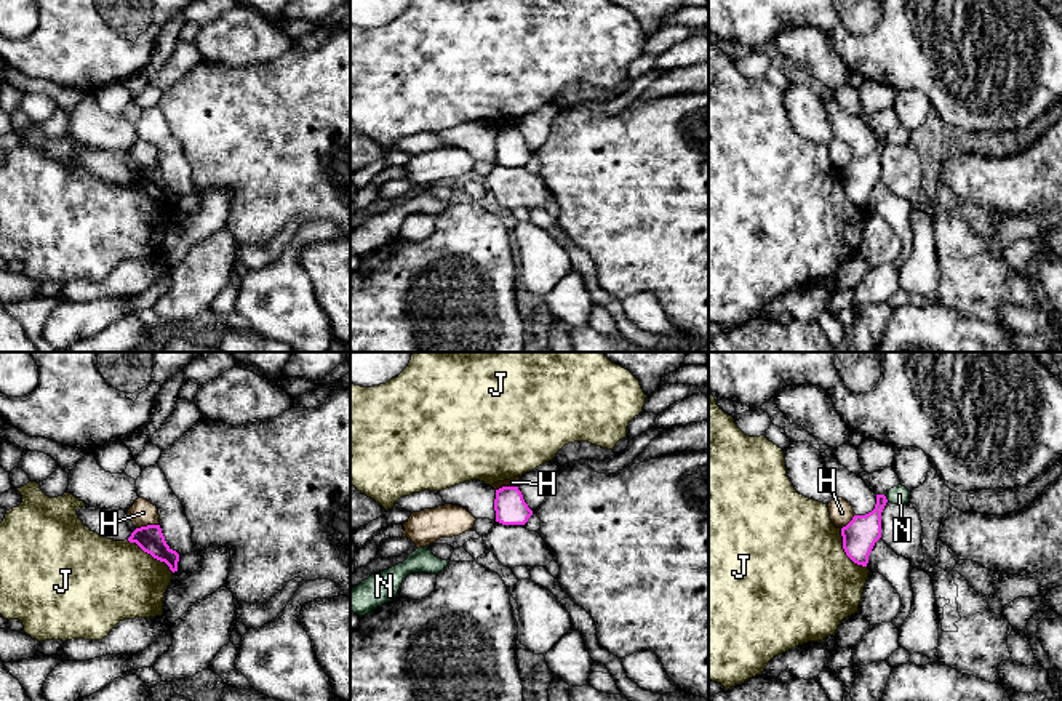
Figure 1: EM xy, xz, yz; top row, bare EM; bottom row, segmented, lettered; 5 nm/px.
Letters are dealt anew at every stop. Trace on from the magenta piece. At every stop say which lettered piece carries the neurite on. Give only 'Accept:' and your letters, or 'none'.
Accept: none

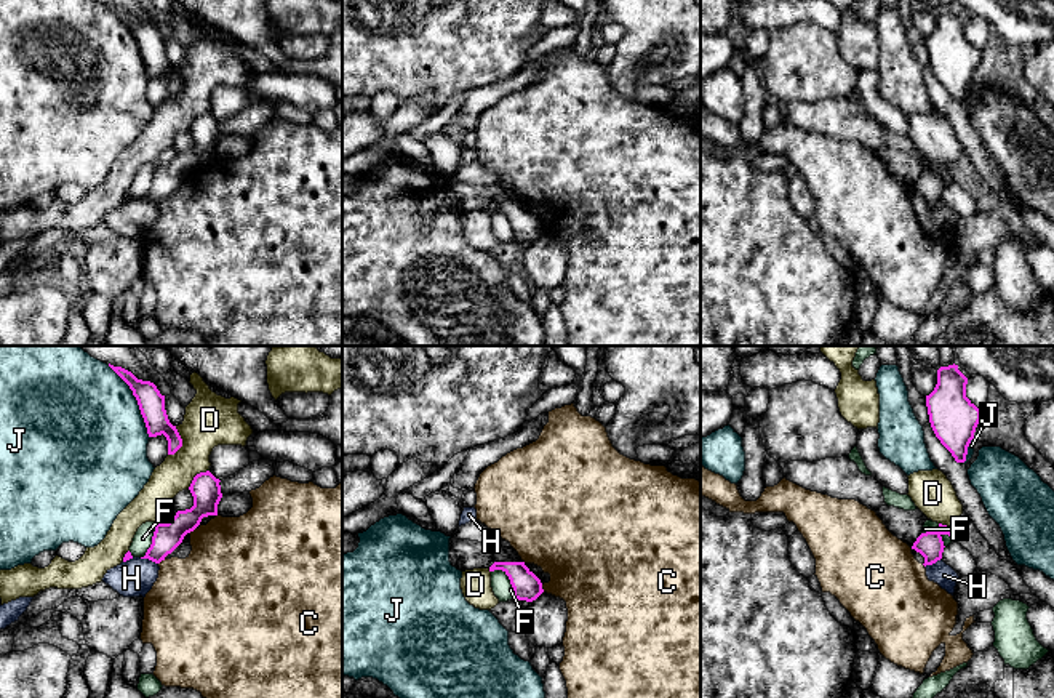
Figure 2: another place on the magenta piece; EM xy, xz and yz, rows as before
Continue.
Accept: none

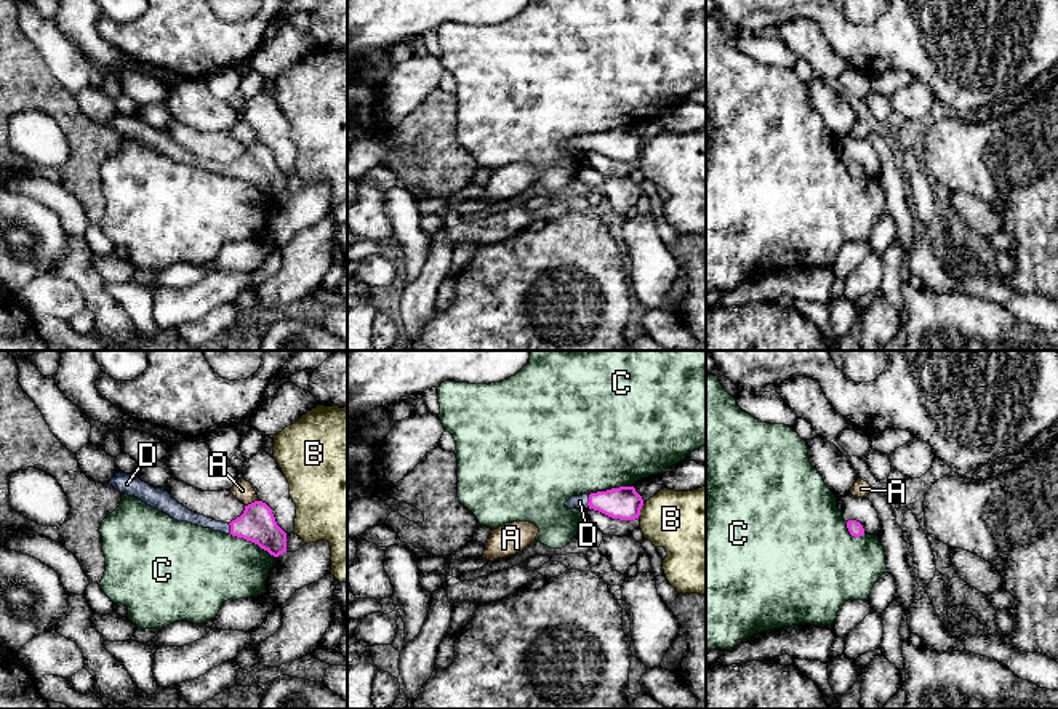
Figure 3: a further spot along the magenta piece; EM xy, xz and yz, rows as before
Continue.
Accept: D

